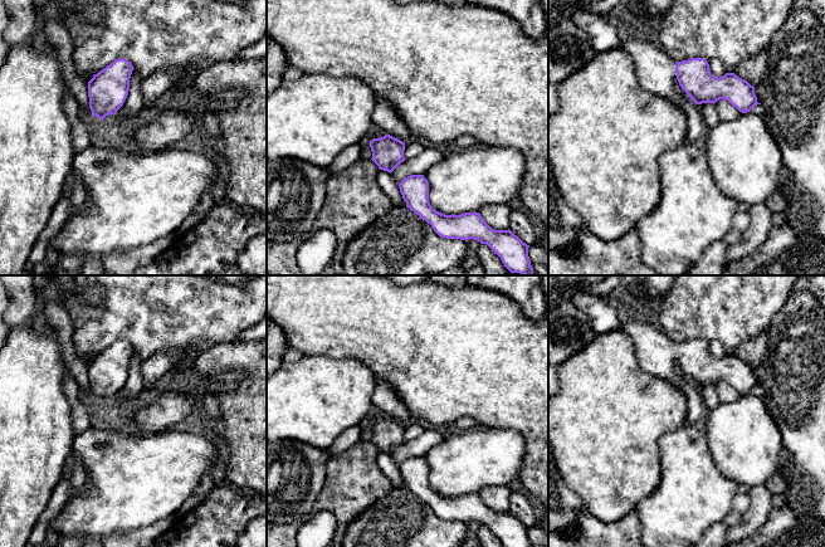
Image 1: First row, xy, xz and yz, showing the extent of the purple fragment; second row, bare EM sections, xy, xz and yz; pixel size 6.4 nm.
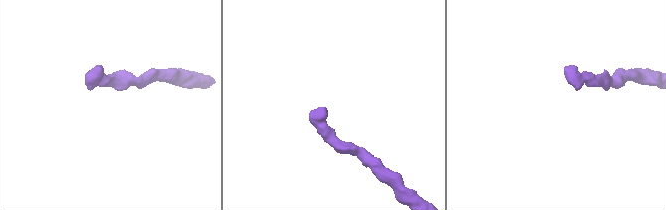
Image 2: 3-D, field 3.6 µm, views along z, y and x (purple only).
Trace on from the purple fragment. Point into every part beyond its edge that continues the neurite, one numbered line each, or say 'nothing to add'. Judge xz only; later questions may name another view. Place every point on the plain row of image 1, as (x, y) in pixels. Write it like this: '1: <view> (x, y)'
1: xz (385, 399)

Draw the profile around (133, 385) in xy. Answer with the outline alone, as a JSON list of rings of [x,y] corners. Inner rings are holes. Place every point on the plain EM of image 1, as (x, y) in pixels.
[[[133,351],[130,360],[128,377],[123,387],[114,396],[114,401],[107,405],[109,411],[121,402],[136,400],[137,395],[143,390],[141,363],[142,360],[138,357],[137,352]]]

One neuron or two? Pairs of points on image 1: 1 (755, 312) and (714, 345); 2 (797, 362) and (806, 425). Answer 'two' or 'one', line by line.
1: two
2: one

